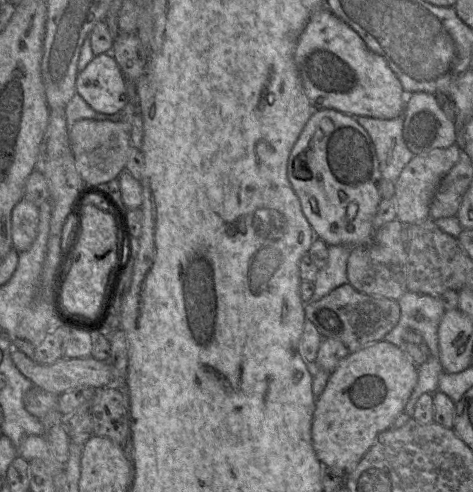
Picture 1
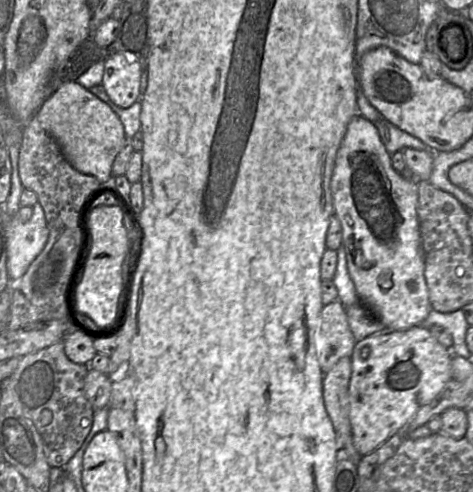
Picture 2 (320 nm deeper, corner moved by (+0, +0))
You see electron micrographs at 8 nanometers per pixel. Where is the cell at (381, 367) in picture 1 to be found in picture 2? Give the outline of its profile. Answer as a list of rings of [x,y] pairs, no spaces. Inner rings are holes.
[[[421,325],[406,330],[384,331],[355,344],[350,356],[349,417],[352,442],[362,457],[402,432],[416,412],[453,379],[452,356],[451,350],[442,346],[429,328]]]

